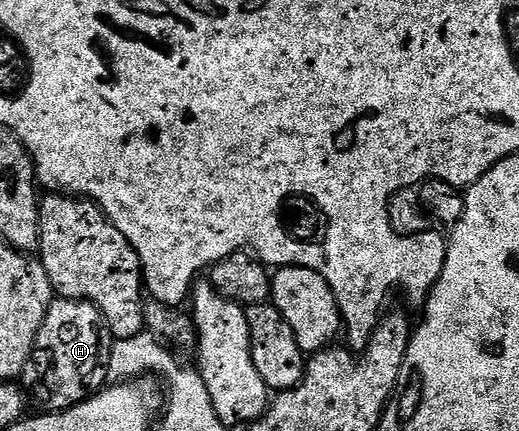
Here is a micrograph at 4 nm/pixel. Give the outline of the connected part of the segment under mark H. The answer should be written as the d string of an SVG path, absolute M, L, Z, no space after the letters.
M53 299L22 375L27 395L33 396L45 413L65 412L87 400L105 387L113 343L104 316L90 301Z

